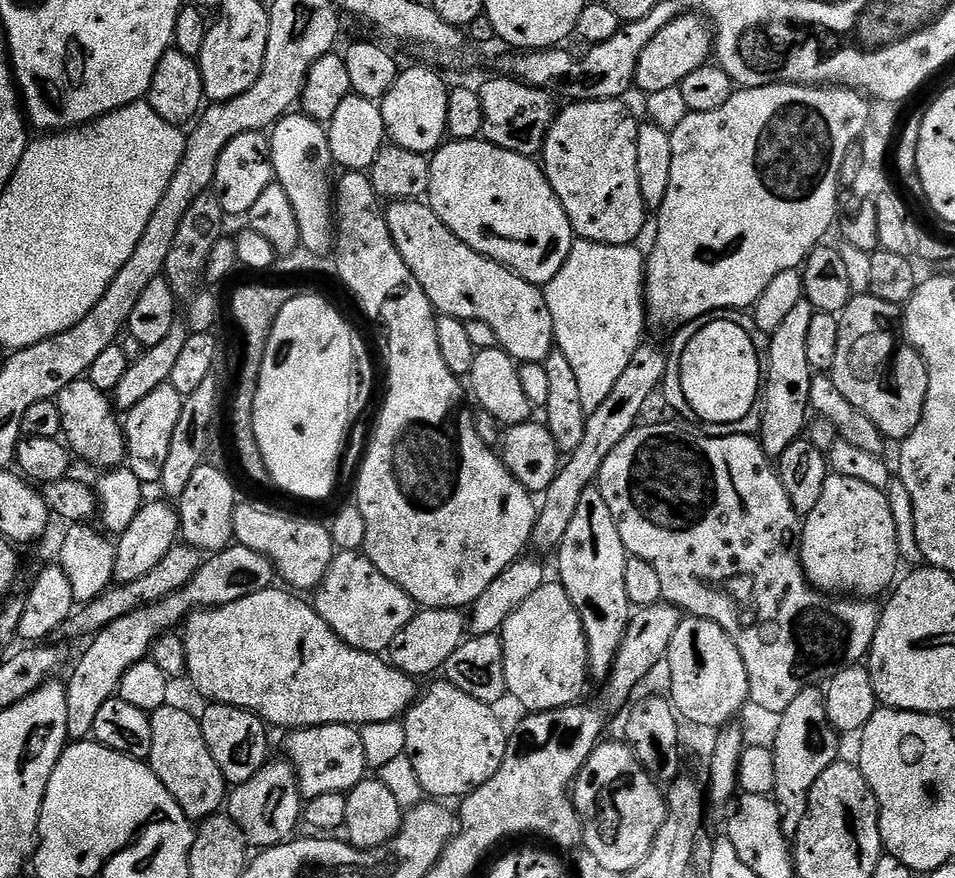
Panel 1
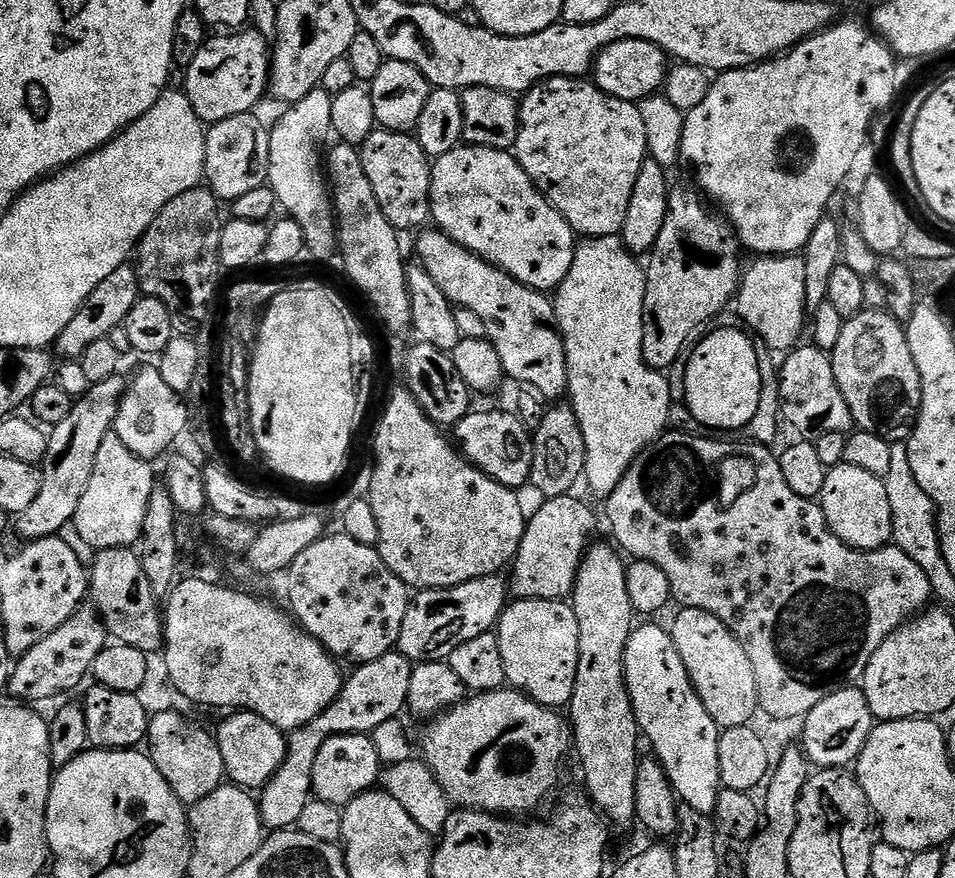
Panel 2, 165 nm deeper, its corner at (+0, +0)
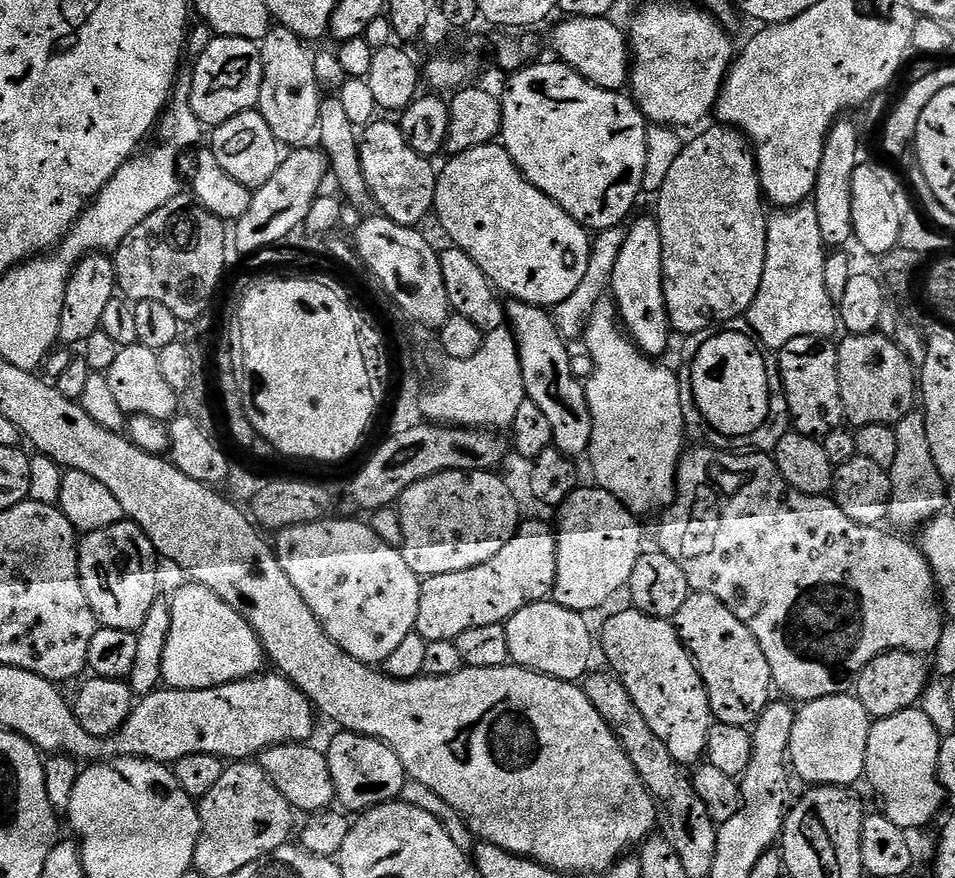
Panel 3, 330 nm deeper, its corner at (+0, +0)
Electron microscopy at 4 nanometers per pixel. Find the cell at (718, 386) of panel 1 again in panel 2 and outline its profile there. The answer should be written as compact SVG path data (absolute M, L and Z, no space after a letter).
M734 330L730 334L720 333L718 336L712 336L712 341L704 344L702 354L694 362L692 376L689 384L686 385L686 411L698 423L705 424L708 428L721 428L724 432L732 432L735 428L744 430L758 411L765 373L760 371L760 356L756 353L757 345L754 343L753 337L747 331L744 332Z

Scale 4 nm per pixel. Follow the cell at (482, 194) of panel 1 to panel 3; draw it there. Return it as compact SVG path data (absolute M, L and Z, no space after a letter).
M499 143L478 146L469 152L453 155L449 160L449 164L445 168L442 168L436 181L436 206L434 209L435 219L440 219L440 224L444 227L445 234L452 239L449 241L466 254L470 254L470 258L474 258L476 265L488 275L488 279L492 282L492 287L503 293L505 297L508 295L508 298L512 300L521 300L527 304L536 304L539 308L549 310L555 309L558 304L564 304L566 298L570 298L570 294L574 294L574 290L578 290L578 286L582 286L582 278L586 278L586 270L592 257L592 240L590 239L589 229L584 228L570 214L566 214L566 210L562 210L562 206L554 203L549 196L542 194L542 190L534 187L520 173L520 168L512 161L508 151Z

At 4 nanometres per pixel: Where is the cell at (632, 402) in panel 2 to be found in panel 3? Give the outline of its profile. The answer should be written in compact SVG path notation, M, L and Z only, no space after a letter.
M602 298L599 302L593 306L592 313L588 316L588 323L585 324L584 330L582 333L582 341L584 340L584 348L588 351L588 356L592 359L592 373L589 374L588 380L586 376L586 391L588 393L588 405L590 406L590 414L592 415L592 443L590 445L590 457L592 456L592 472L596 475L595 483L599 485L599 487L605 488L614 498L618 498L622 503L626 505L626 507L633 514L641 514L640 512L652 512L657 508L657 510L663 509L665 506L672 503L674 499L674 489L676 486L676 467L680 465L680 457L682 453L685 451L686 443L684 444L684 400L680 397L680 380L675 376L674 373L671 372L670 369L667 368L666 365L660 364L664 362L657 362L651 356L645 356L643 352L641 352L640 348L637 344L632 342L631 336L628 335L627 331L623 327L621 327L622 321L620 319L620 313L616 310L616 305L613 303L611 299Z

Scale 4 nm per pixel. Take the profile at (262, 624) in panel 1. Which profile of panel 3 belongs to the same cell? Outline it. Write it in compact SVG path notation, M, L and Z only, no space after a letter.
M185 583L185 588L171 597L172 617L170 618L169 637L166 638L165 656L162 658L161 674L163 683L169 689L181 692L182 690L206 690L217 688L223 684L233 684L239 680L250 680L265 671L266 657L256 631L218 594L211 592L201 584Z

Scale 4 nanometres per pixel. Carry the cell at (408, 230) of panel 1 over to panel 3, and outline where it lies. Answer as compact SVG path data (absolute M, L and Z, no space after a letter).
M512 300L506 308L506 324L520 355L520 369L527 399L539 406L552 427L552 442L563 456L580 458L592 443L592 415L585 385L572 369L572 356L568 353L566 338L560 333L553 313L536 304Z

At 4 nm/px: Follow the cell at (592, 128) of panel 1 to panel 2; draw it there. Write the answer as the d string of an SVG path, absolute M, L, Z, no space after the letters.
M559 76L523 93L519 105L520 129L514 155L528 177L536 183L536 189L581 237L619 236L626 222L626 210L630 210L634 182L638 182L644 161L649 159L646 126L642 122L639 103L607 96L587 79Z

